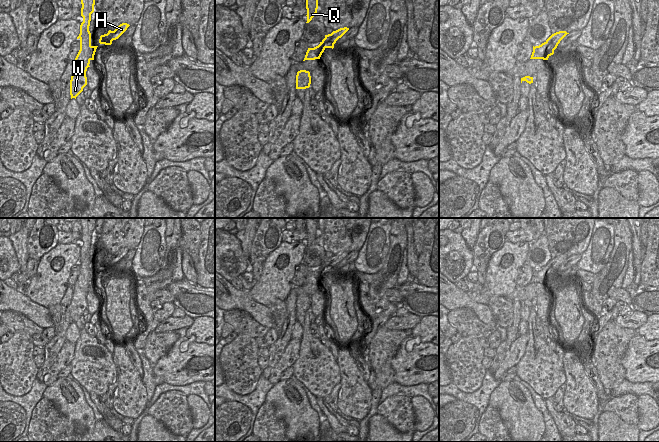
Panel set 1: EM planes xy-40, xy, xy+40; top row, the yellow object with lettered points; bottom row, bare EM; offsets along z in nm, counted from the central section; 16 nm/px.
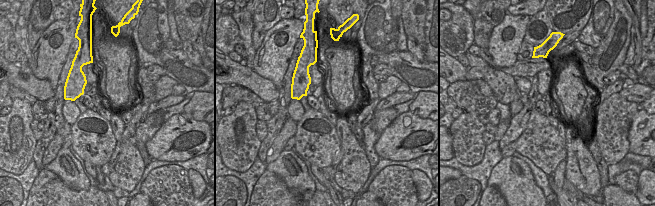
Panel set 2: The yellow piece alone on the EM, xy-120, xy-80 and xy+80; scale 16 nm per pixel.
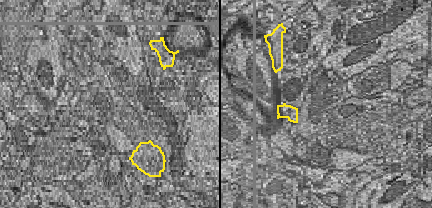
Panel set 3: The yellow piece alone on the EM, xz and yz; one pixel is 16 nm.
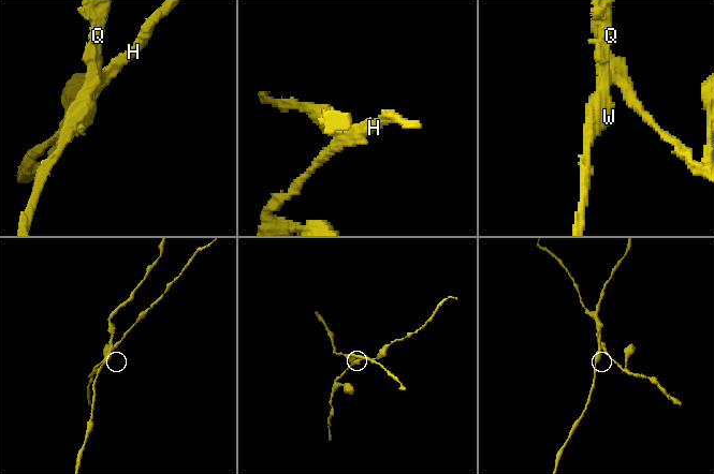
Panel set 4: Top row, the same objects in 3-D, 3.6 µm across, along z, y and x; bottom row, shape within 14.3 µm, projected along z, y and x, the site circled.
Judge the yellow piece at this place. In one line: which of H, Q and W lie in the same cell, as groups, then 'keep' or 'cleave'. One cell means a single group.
groups H / Q W; cleave

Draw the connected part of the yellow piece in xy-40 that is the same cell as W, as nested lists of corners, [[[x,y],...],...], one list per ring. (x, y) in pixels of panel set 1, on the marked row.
[[[81,0],[81,16],[83,22],[80,25],[80,50],[73,62],[73,71],[70,80],[71,99],[75,98],[83,91],[87,85],[86,71],[90,67],[90,61],[94,60],[94,55],[98,46],[91,45],[91,33],[89,31],[91,14],[94,12],[95,0]]]

